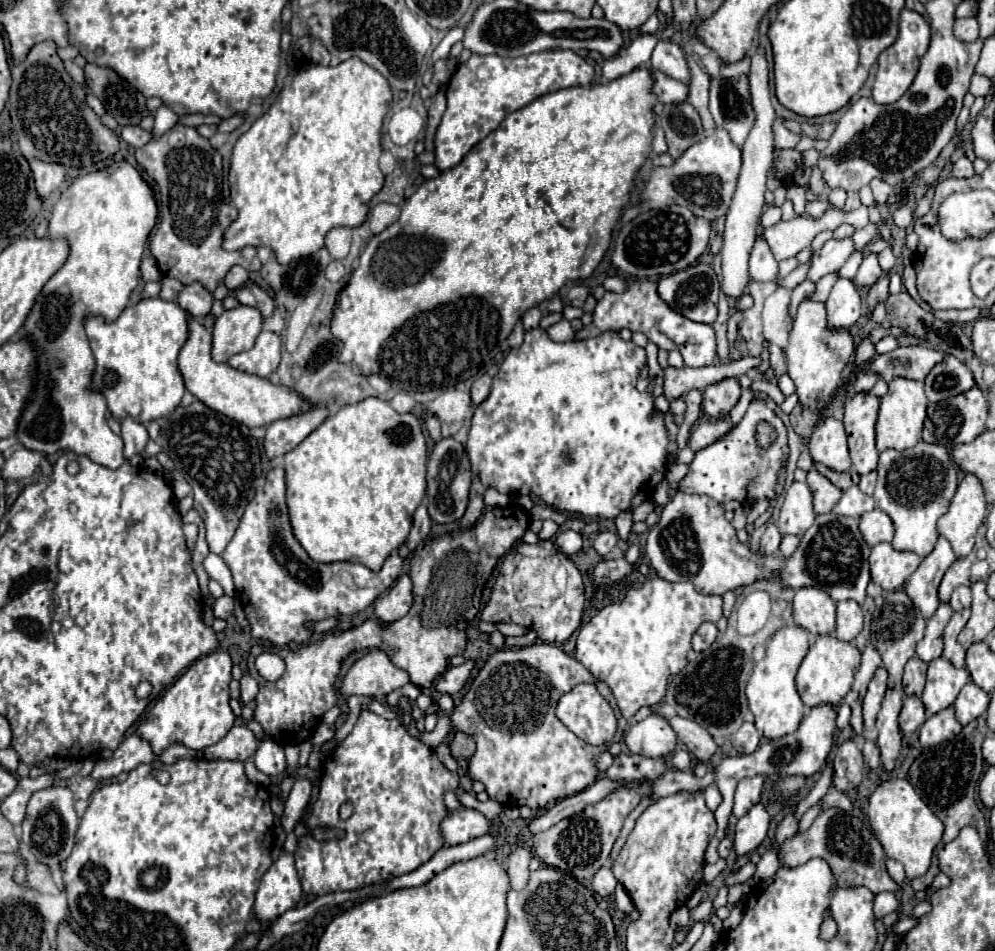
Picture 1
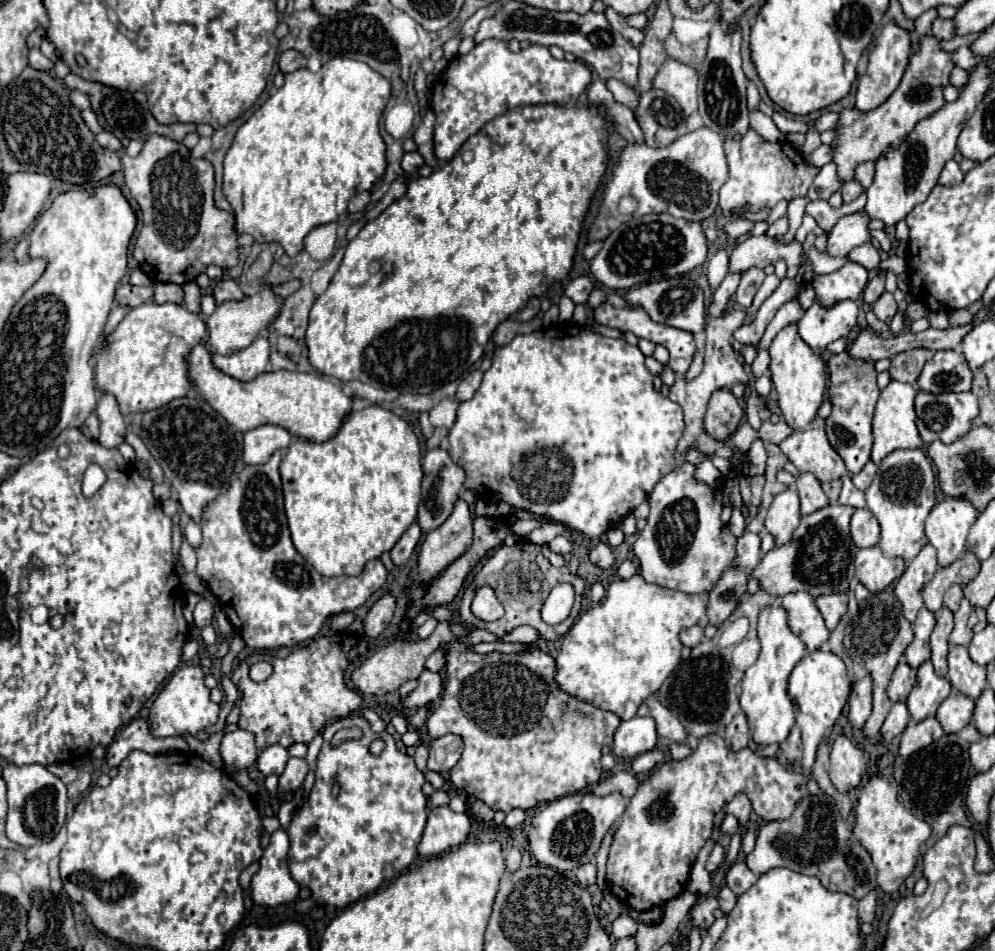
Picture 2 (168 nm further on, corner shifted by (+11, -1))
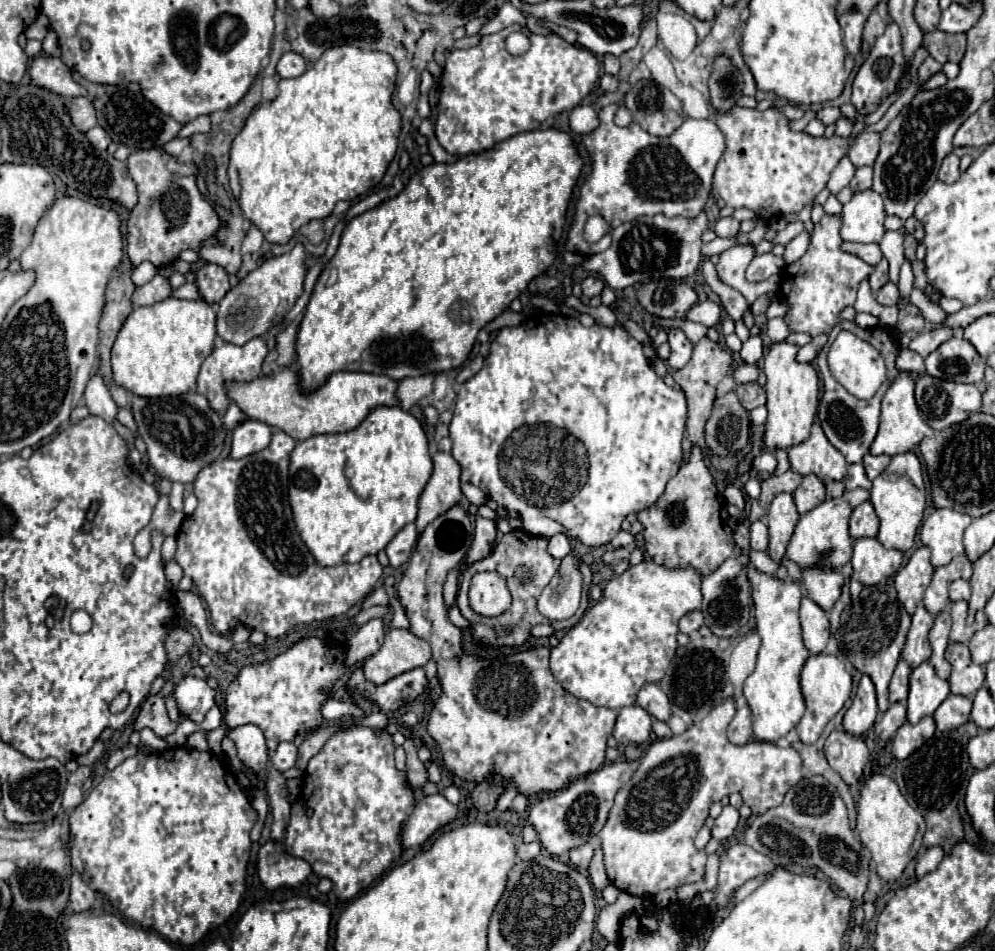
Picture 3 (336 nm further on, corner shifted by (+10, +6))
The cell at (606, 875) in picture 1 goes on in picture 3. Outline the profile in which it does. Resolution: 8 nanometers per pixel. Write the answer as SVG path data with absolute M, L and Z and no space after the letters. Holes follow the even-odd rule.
M582 844L582 846L578 846L578 848L572 848L572 850L568 852L568 858L570 858L570 864L572 864L572 866L576 866L576 868L582 870L582 872L586 872L592 854L594 854L592 846L590 846L590 844Z

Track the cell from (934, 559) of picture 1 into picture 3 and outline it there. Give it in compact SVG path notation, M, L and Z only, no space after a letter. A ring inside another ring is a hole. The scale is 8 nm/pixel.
M920 546L910 562L898 570L894 578L894 586L898 592L898 600L904 604L906 612L914 614L916 606L922 602L924 590L928 588L932 580L934 566L930 564L930 550L926 546Z

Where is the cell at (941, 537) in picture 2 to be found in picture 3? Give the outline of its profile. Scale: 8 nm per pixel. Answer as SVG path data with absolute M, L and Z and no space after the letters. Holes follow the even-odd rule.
M950 508L934 510L920 530L920 540L932 552L934 568L948 564L954 556L964 554L962 534L970 526L972 518Z

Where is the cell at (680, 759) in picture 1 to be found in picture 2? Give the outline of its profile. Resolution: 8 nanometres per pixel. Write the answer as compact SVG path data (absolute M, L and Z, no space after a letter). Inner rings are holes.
M653 749L653 751L647 751L643 755L639 755L635 761L633 761L633 771L635 773L651 773L653 769L657 769L661 763L665 763L665 753L659 751L659 749Z

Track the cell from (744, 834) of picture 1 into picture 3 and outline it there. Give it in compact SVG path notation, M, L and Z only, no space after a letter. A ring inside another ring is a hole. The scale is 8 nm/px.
M724 806L722 814L714 820L714 826L712 826L712 838L716 840L726 840L734 834L736 830L736 824L738 824L738 810L732 808L732 806Z

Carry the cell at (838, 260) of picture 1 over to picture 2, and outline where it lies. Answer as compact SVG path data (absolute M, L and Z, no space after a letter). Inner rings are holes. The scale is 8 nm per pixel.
M865 213L841 217L829 233L827 255L845 257L851 249L867 243L871 239L867 223L869 223L869 217Z

